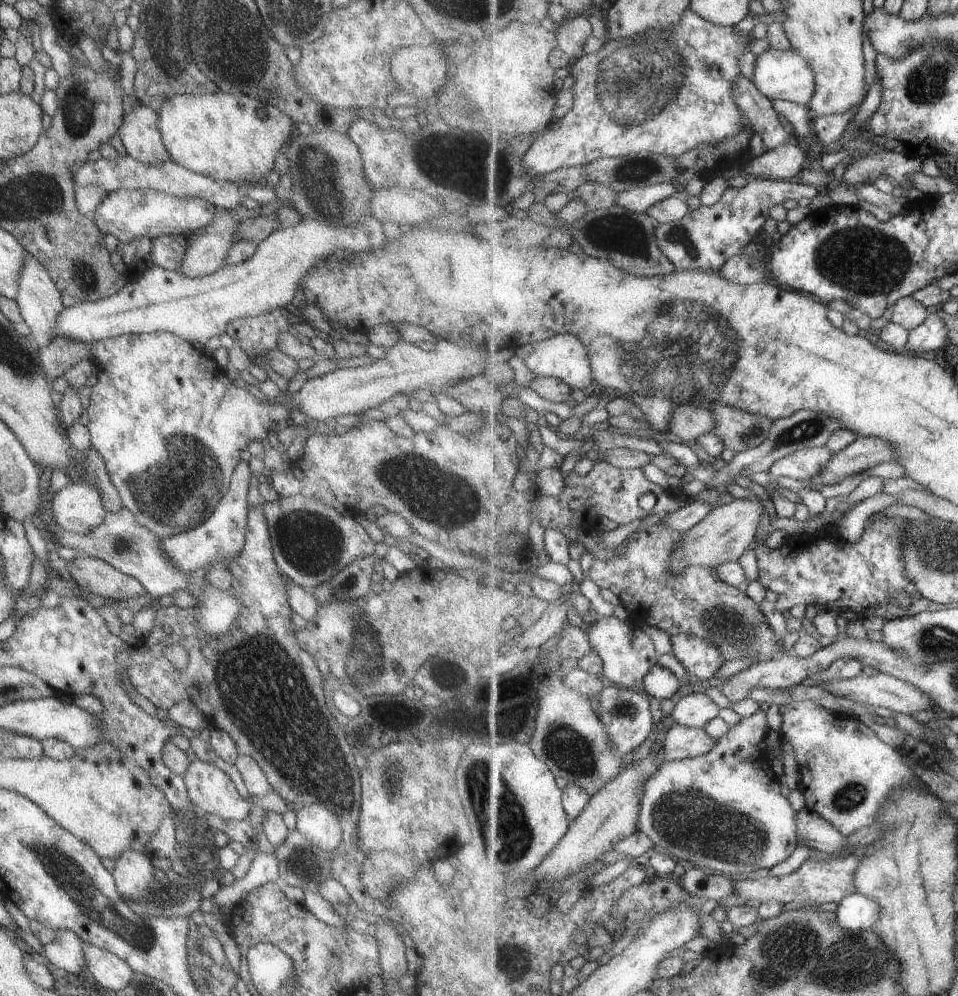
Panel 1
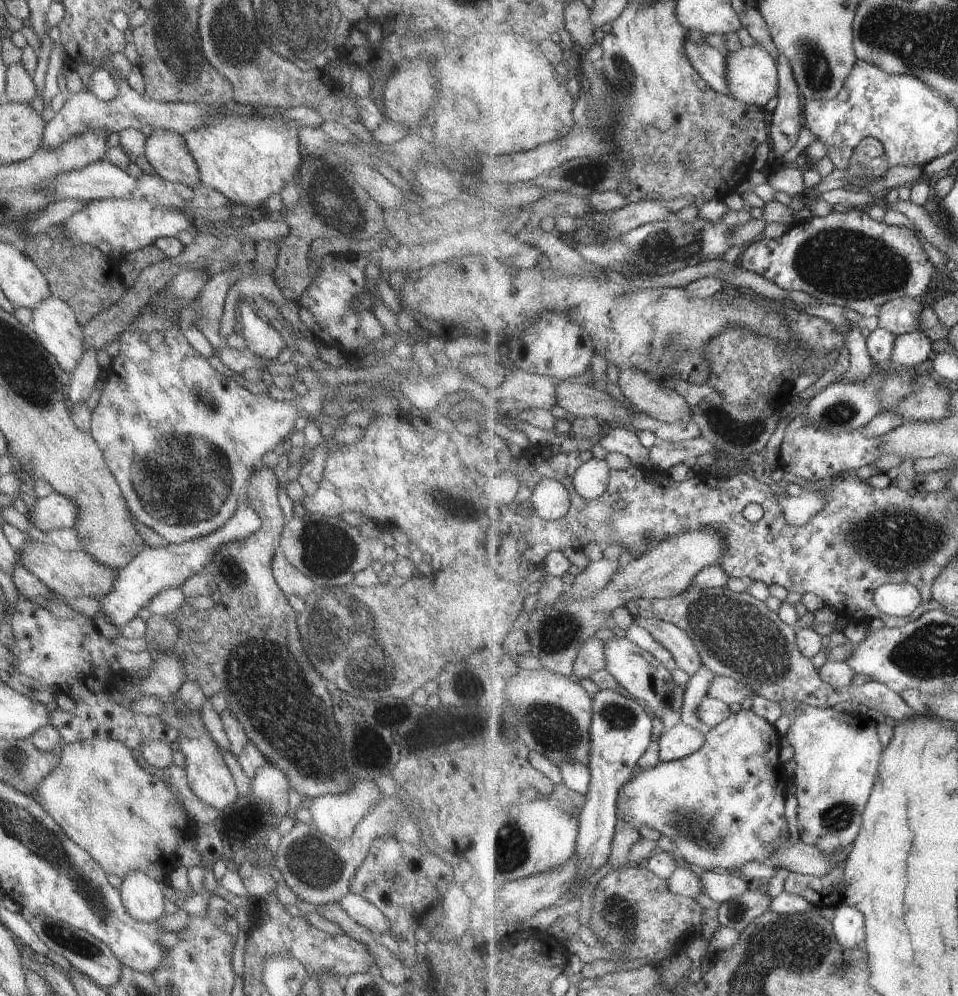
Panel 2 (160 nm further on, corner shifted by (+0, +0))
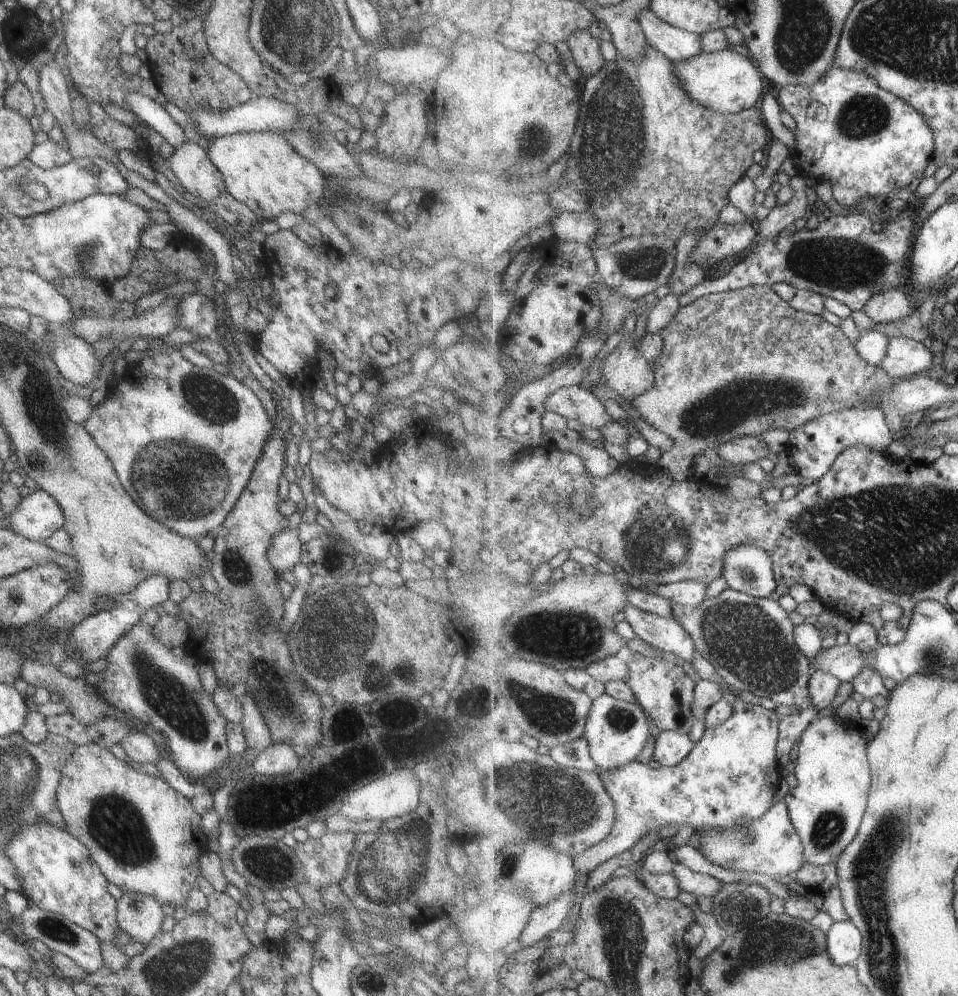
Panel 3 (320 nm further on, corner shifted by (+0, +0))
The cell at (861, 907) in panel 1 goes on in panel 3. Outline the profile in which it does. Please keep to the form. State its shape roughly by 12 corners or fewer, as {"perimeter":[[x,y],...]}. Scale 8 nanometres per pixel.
{"perimeter":[[851,920],[826,933],[837,966],[855,966],[864,938]]}

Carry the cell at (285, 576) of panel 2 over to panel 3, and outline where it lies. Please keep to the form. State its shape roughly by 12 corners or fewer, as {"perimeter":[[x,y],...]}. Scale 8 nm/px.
{"perimeter":[[288,527],[266,548],[266,559],[276,577],[300,560],[303,545]]}

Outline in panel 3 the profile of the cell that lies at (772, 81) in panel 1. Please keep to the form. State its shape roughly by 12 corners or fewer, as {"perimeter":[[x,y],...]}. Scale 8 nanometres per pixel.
{"perimeter":[[703,51],[676,61],[682,89],[721,115],[766,93],[745,52]]}

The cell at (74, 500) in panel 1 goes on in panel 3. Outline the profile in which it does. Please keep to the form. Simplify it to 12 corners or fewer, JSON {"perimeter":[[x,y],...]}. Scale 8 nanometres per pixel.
{"perimeter":[[45,491],[20,498],[6,516],[11,532],[44,541],[62,528]]}

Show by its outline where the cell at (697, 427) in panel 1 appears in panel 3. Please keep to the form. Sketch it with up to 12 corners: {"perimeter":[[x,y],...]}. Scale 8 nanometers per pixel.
{"perimeter":[[630,344],[607,353],[606,386],[627,399],[656,381],[651,362]]}

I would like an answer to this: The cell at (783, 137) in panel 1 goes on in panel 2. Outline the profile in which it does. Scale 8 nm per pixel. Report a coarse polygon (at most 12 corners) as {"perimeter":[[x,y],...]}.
{"perimeter":[[684,42],[697,72],[715,89],[730,96],[726,55],[711,44]]}

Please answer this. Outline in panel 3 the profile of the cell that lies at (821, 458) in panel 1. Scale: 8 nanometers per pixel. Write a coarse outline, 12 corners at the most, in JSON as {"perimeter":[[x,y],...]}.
{"perimeter":[[879,409],[822,414],[789,432],[797,472],[825,476],[850,446],[887,452]]}

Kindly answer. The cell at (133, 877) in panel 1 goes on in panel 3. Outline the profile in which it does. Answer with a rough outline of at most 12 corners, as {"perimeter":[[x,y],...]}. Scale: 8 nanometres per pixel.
{"perimeter":[[123,891],[116,928],[147,945],[164,916],[156,899]]}

